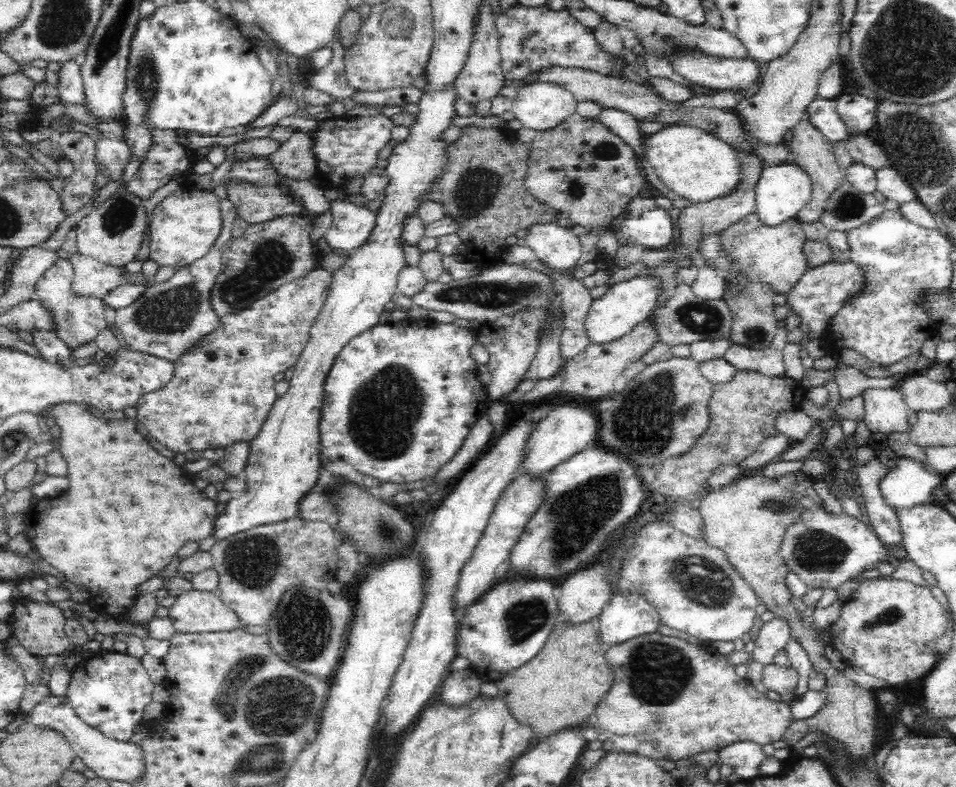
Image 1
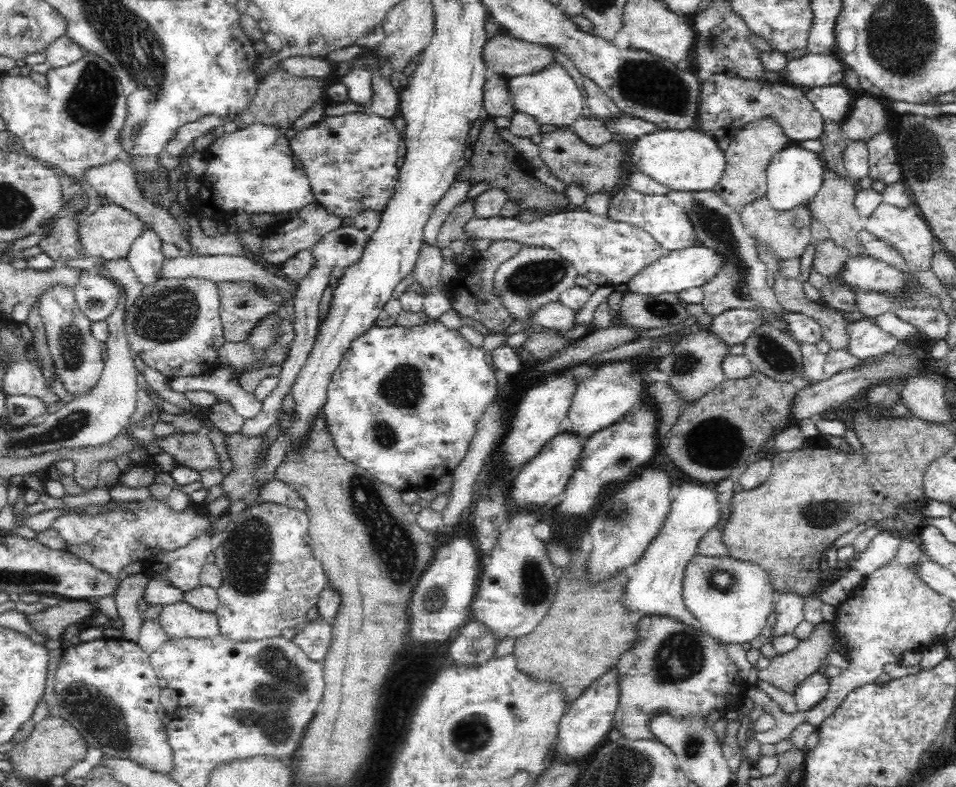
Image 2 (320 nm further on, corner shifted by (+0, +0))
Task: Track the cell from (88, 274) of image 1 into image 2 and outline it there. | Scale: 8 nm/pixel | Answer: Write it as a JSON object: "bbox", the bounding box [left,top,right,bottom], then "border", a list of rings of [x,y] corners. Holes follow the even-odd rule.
{"bbox":[157,253,297,296],"border":[[[183,253],[174,259],[165,259],[162,268],[158,270],[157,276],[160,279],[183,279],[183,278],[205,278],[220,283],[224,281],[252,281],[265,288],[283,290],[291,296],[295,296],[297,290],[296,285],[284,281],[282,277],[278,277],[273,271],[267,271],[260,264],[256,264],[246,256],[193,256],[184,255]]]}

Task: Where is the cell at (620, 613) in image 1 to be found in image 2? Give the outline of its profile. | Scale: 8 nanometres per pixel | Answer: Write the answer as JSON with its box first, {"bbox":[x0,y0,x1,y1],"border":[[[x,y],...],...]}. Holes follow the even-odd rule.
{"bbox":[623,483,720,630],"border":[[[683,483],[675,488],[670,512],[666,515],[662,528],[650,541],[644,554],[627,572],[627,581],[623,592],[623,607],[628,614],[644,618],[658,616],[671,618],[676,622],[701,630],[699,621],[686,610],[682,600],[682,579],[686,565],[697,553],[699,540],[717,523],[720,508],[716,500],[713,485]]]}

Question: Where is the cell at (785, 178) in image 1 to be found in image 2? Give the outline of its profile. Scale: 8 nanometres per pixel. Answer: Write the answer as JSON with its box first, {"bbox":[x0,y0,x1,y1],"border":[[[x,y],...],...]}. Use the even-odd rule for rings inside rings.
{"bbox":[767,143,823,213],"border":[[[798,143],[777,152],[770,160],[767,172],[767,194],[769,204],[778,213],[790,211],[802,205],[808,205],[810,200],[821,190],[823,180],[823,164],[818,153],[813,153]]]}

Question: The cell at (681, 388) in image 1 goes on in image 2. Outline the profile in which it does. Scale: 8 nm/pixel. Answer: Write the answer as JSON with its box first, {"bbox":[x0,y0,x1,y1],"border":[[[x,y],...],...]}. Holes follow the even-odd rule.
{"bbox":[652,332,728,406],"border":[[[698,332],[687,335],[677,342],[676,348],[663,355],[652,367],[668,376],[668,386],[674,394],[678,394],[684,406],[700,400],[710,390],[714,390],[724,379],[721,367],[723,358],[728,354],[728,348],[719,340],[714,339],[710,332]]]}

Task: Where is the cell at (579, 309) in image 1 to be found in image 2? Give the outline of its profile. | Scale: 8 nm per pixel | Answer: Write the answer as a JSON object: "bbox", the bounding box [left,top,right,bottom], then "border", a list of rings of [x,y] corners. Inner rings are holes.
{"bbox":[505,300,577,334],"border":[[[559,300],[556,302],[548,302],[546,306],[542,306],[534,318],[528,318],[528,321],[514,321],[505,330],[505,333],[515,334],[521,332],[526,326],[536,326],[540,324],[546,329],[560,332],[570,332],[577,326],[576,311],[564,306]]]}

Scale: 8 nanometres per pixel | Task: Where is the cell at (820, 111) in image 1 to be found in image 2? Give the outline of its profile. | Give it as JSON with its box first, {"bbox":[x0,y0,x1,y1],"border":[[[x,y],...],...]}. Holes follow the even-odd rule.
{"bbox":[697,74,825,143],"border":[[[712,74],[706,80],[699,83],[699,107],[697,110],[697,128],[706,131],[706,133],[712,135],[718,141],[722,138],[730,140],[732,135],[743,127],[748,121],[753,121],[763,117],[766,114],[772,115],[772,117],[778,118],[778,124],[782,125],[784,133],[788,138],[792,139],[795,143],[799,143],[803,140],[818,140],[825,133],[825,122],[822,115],[814,103],[810,102],[808,95],[805,93],[803,87],[792,87],[783,85],[782,83],[771,84],[755,84],[755,82],[747,82],[747,79],[740,79],[740,77],[729,77],[725,74]]]}

